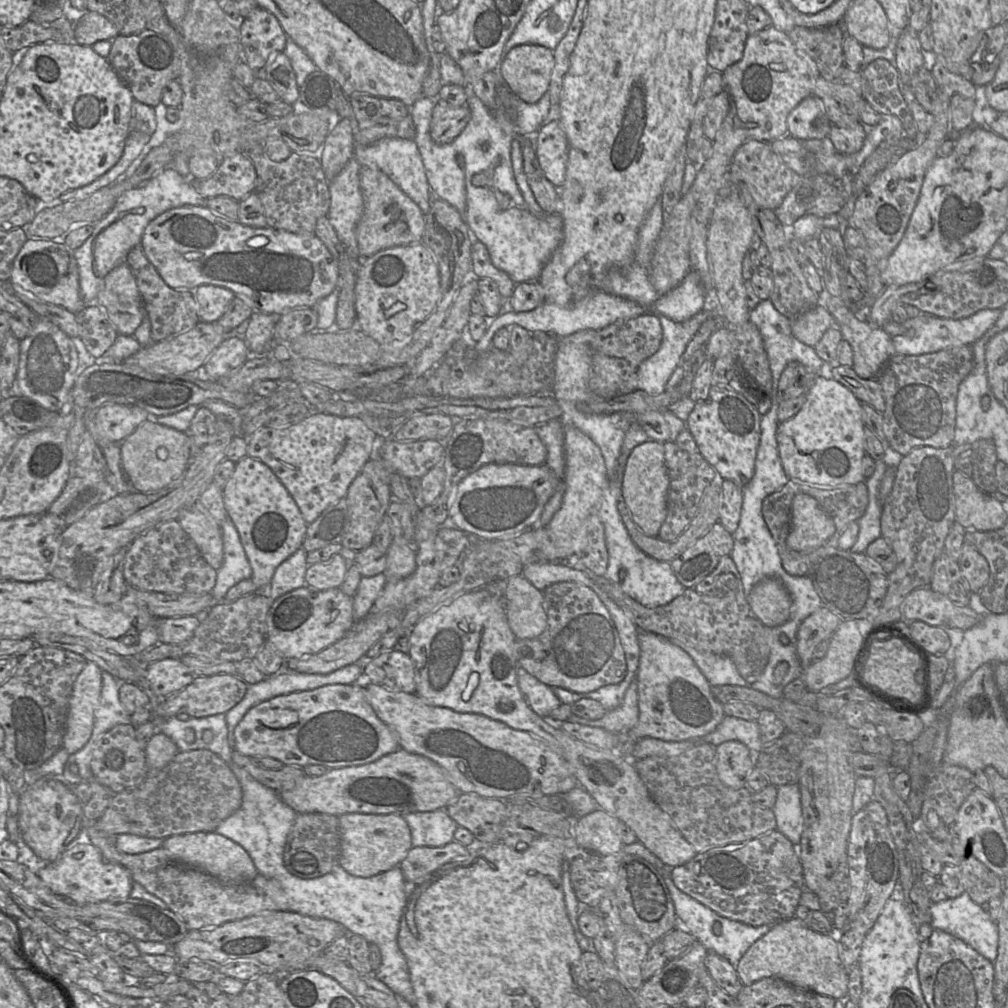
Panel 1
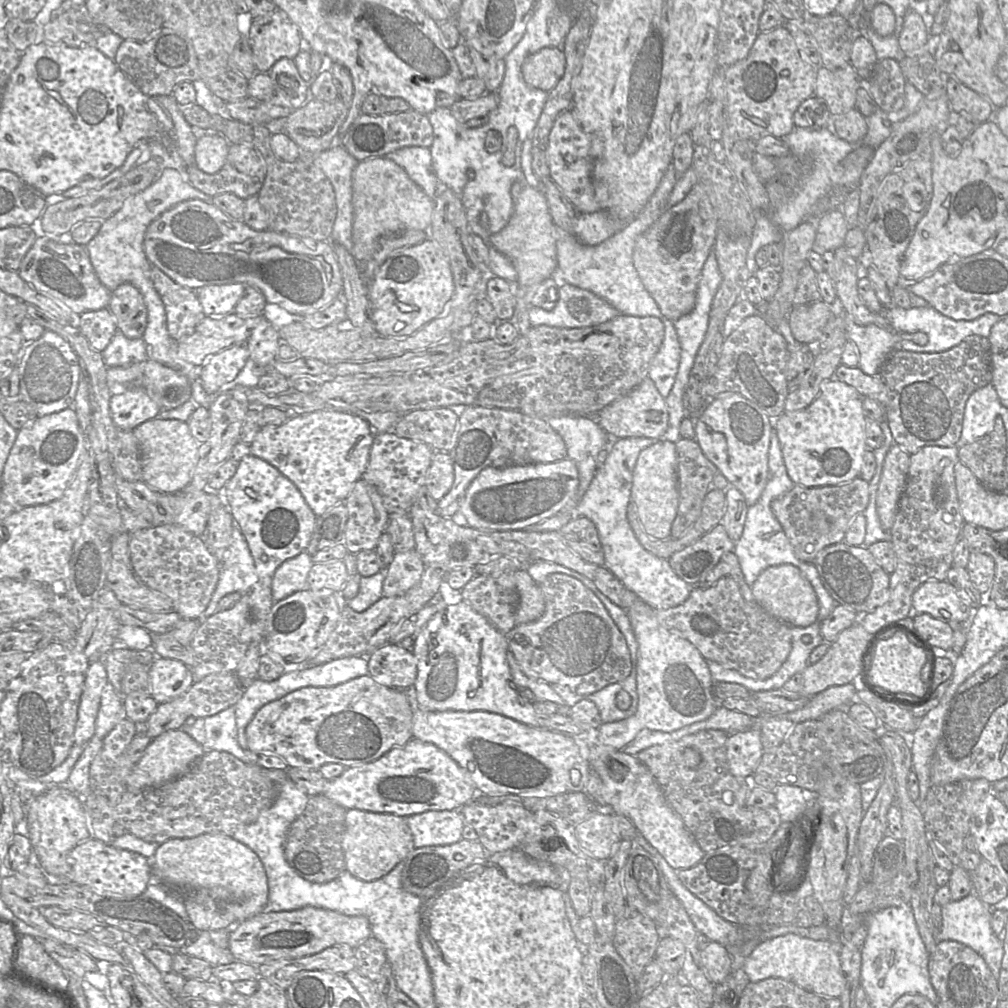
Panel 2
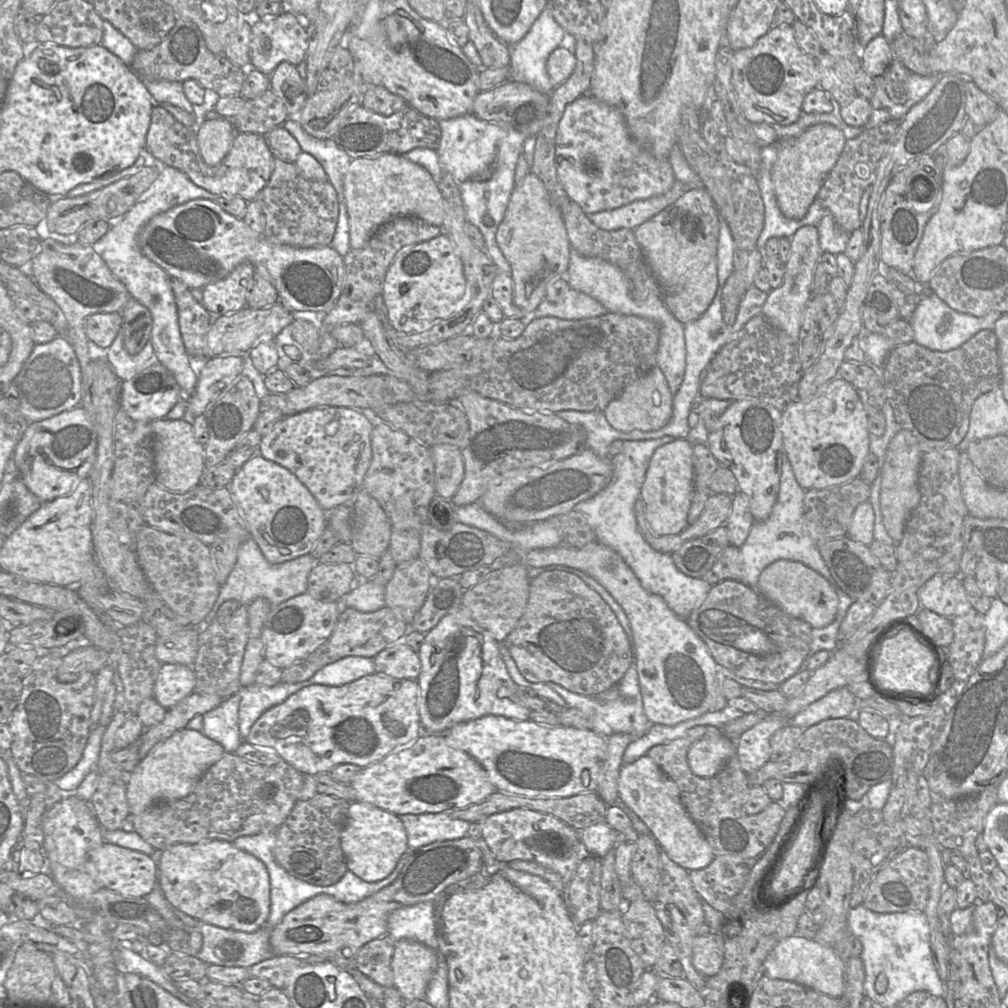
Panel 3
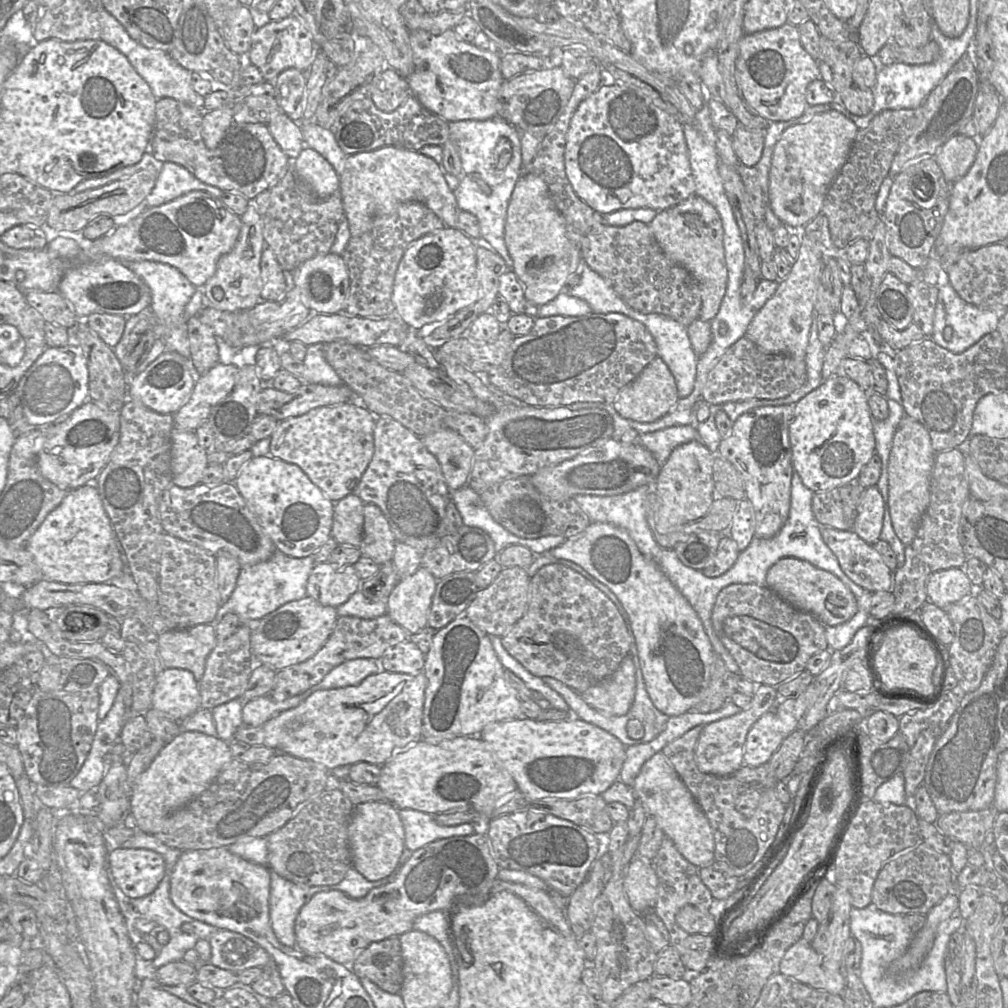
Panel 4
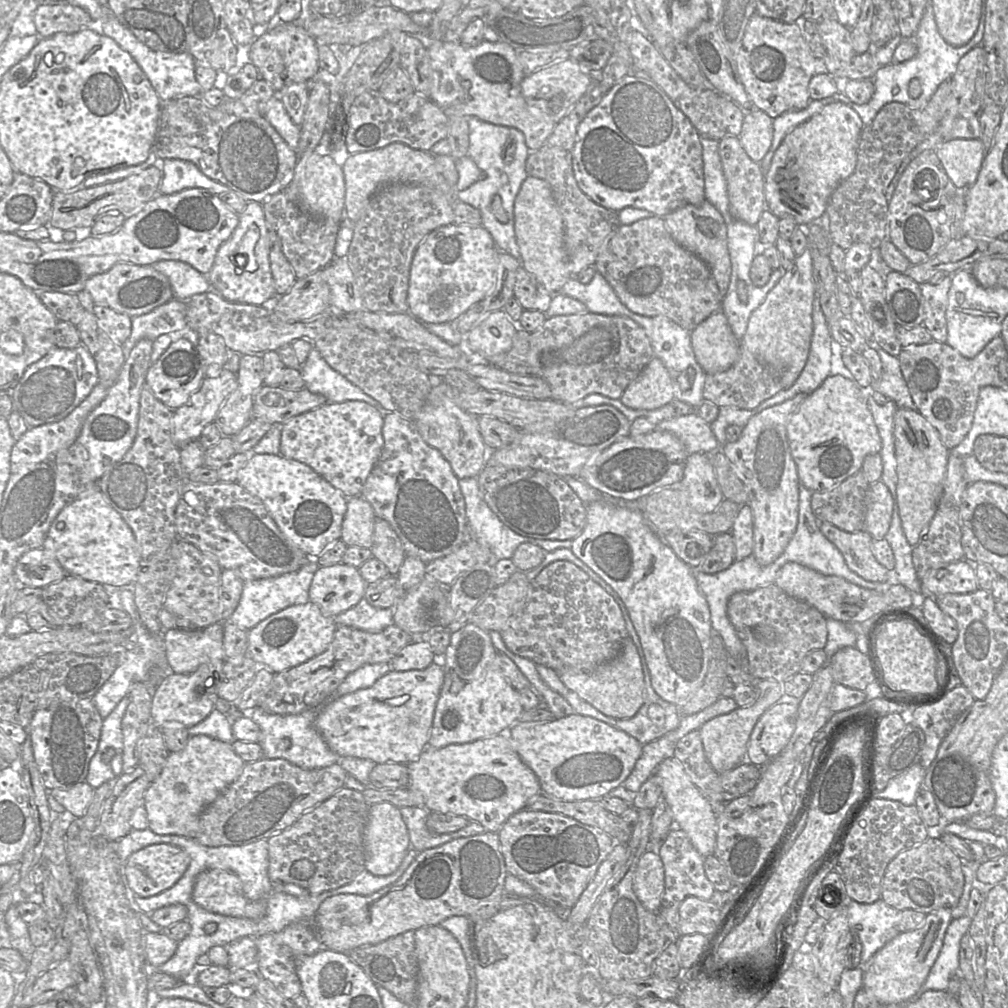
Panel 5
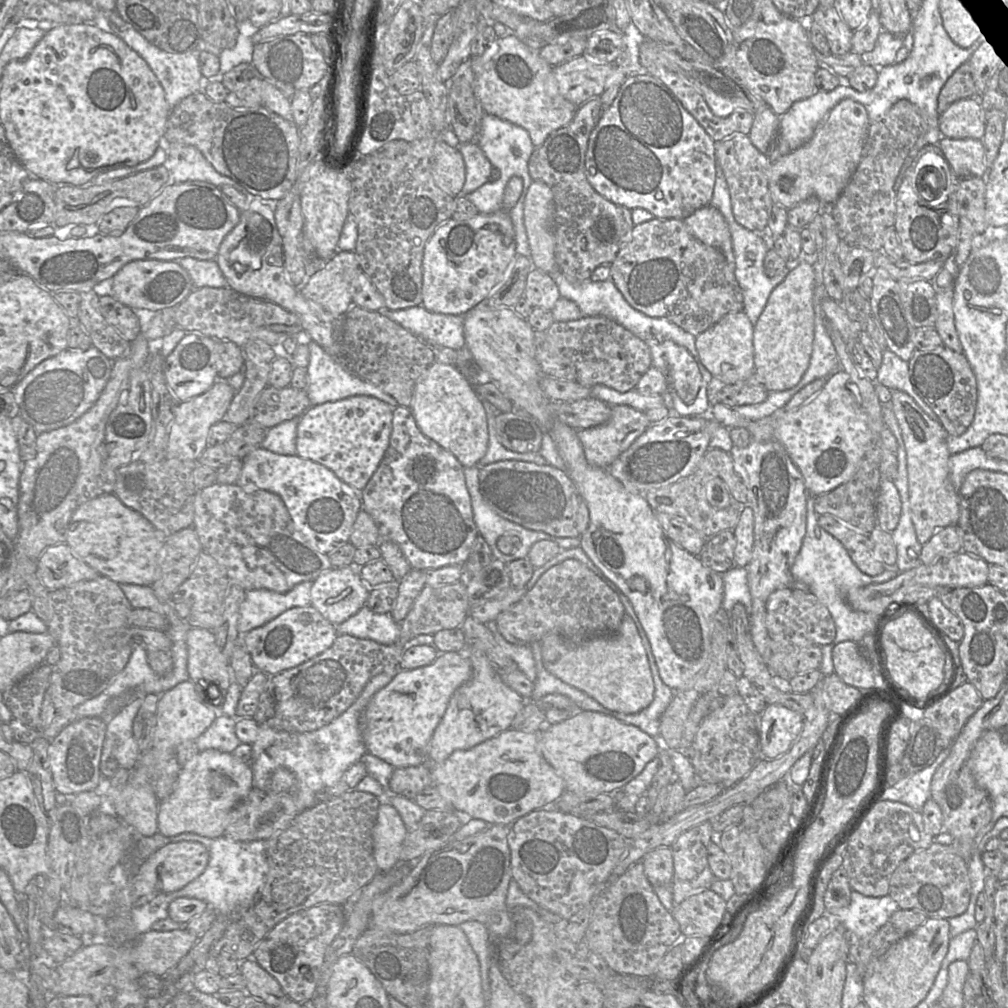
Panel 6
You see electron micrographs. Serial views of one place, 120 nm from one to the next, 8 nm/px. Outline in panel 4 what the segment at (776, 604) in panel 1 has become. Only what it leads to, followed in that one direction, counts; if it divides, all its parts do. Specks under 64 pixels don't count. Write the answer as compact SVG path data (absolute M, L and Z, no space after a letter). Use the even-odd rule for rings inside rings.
M778 560L768 570L765 584L793 607L815 615L826 627L842 624L858 611L855 596L838 577L804 560Z

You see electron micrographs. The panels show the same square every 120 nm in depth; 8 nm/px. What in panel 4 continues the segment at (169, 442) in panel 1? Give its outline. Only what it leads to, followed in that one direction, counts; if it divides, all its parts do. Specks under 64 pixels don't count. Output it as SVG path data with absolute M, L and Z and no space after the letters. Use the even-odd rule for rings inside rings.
M174 428L171 434L172 483L189 488L201 483L204 470L208 467L208 450L198 441L194 431Z

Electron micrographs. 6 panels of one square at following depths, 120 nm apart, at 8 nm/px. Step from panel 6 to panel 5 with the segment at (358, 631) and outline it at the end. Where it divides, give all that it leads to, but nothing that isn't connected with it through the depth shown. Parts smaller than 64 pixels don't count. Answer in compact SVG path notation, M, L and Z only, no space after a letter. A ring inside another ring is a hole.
M363 597L352 608L336 615L337 626L349 626L367 632L380 632L394 624L393 608L377 608Z

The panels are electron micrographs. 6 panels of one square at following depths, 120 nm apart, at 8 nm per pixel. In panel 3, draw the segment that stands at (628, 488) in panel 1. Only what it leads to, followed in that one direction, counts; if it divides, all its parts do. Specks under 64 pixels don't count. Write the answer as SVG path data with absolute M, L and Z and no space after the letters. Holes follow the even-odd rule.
M675 439L658 447L650 459L640 495L635 503L640 532L646 524L656 537L682 532L688 526L687 516L692 499L693 479L693 444L686 439Z

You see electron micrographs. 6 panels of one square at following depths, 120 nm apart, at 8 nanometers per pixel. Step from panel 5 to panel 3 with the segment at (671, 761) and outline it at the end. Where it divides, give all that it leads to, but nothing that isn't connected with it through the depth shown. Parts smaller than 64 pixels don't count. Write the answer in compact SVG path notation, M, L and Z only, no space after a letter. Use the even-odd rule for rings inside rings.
M649 756L621 766L618 798L645 823L658 845L682 868L687 871L703 869L714 859L707 839L681 803L677 784Z

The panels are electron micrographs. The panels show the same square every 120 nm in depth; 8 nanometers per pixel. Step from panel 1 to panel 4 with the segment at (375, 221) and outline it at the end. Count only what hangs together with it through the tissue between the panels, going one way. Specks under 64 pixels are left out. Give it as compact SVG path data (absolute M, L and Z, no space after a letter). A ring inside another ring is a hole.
M384 146L349 155L340 176L340 193L352 237L371 229L372 221L391 214L401 203L416 201L432 210L447 227L457 228L460 209L448 186L442 166L418 151Z

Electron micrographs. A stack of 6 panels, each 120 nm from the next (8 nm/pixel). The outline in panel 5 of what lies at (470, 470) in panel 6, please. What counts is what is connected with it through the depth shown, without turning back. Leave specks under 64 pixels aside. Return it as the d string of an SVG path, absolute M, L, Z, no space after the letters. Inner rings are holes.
M468 477L459 480L459 487L465 500L465 510L468 525L475 533L477 539L486 543L492 552L493 562L500 559L511 559L517 547L522 543L537 545L547 552L559 548L571 548L571 540L545 540L521 536L507 527L496 514L488 507L479 490L476 477Z

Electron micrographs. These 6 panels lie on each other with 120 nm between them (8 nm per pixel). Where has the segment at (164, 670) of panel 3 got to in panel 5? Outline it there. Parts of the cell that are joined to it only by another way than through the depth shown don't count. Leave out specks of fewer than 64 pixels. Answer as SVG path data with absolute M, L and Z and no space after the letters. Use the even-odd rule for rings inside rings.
M170 672L153 691L151 706L152 723L161 728L189 728L203 721L215 708L212 697L203 696L196 688L195 672L179 674Z

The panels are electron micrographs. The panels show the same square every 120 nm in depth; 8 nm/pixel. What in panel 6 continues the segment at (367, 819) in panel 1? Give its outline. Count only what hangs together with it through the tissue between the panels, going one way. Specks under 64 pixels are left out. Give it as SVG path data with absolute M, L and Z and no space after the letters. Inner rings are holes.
M383 801L373 829L373 855L379 871L389 871L399 864L399 855L407 829L397 812Z

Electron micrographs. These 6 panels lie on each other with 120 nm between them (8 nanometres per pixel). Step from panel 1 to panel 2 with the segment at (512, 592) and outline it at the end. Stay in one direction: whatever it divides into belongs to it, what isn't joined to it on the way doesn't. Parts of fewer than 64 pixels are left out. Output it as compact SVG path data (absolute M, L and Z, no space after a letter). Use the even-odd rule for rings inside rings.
M525 570L515 572L515 582L520 598L515 616L516 625L539 619L545 610L545 601L539 584Z

